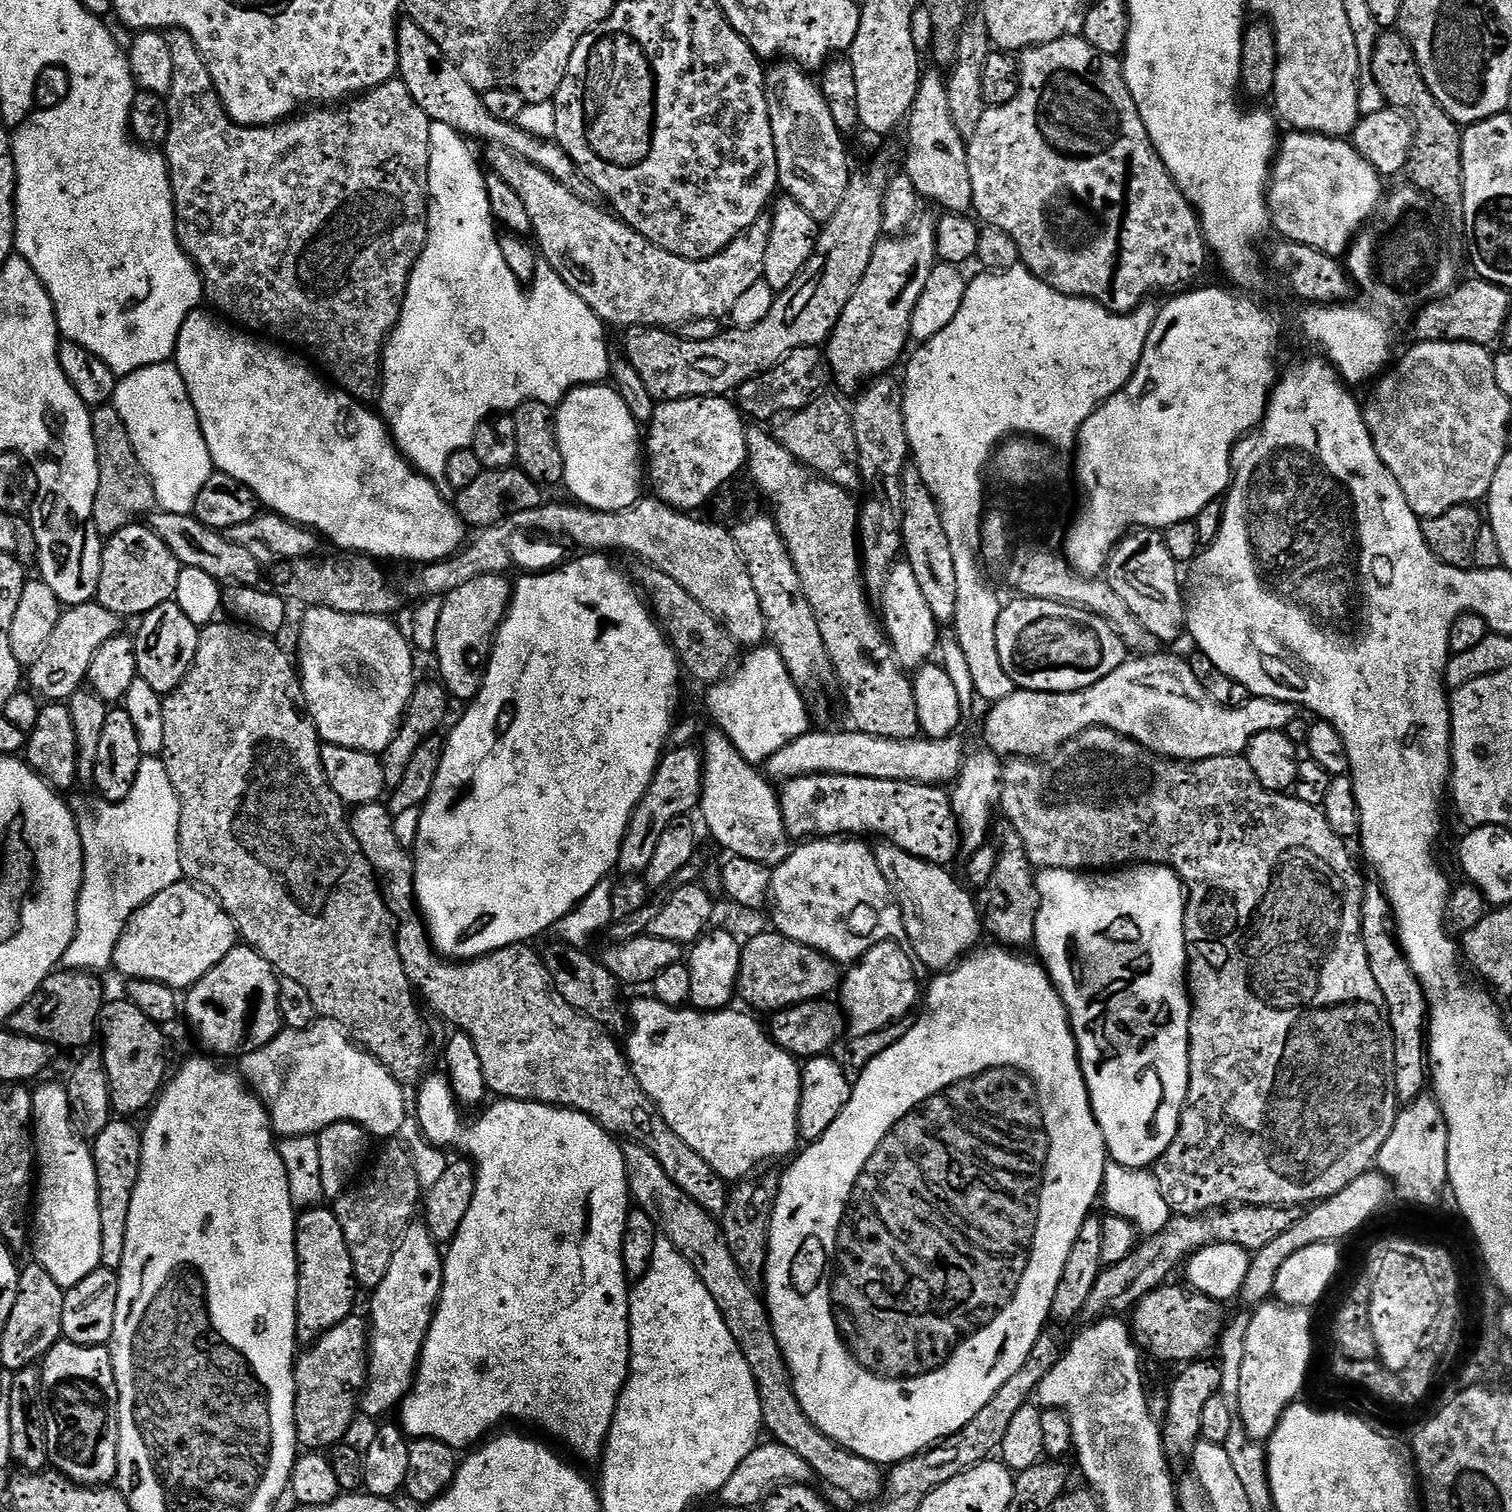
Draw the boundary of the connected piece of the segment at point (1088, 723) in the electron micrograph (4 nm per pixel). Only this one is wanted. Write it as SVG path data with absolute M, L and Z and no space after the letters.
M1140 654L1135 658L1125 660L1122 666L1118 666L1118 670L1114 670L1110 674L1106 674L1106 678L1102 678L1098 682L1094 682L1094 686L1083 688L1077 692L1026 692L1017 690L1011 692L1006 698L995 701L991 705L992 708L988 712L988 717L984 720L984 740L989 749L995 752L1001 758L1044 758L1049 754L1061 748L1067 740L1073 740L1078 734L1082 734L1091 728L1109 728L1123 736L1129 736L1135 744L1141 744L1148 751L1156 753L1158 756L1165 757L1169 760L1179 760L1187 762L1189 760L1205 760L1206 758L1214 758L1215 756L1239 756L1247 753L1248 743L1258 734L1263 732L1282 732L1289 725L1290 721L1298 716L1298 709L1295 704L1287 704L1286 702L1278 702L1277 700L1267 700L1261 696L1250 698L1241 708L1227 708L1218 702L1214 702L1206 694L1206 690L1202 686L1202 682L1198 682L1198 678L1194 678L1192 667L1183 659L1179 660L1176 656L1160 656L1161 654Z

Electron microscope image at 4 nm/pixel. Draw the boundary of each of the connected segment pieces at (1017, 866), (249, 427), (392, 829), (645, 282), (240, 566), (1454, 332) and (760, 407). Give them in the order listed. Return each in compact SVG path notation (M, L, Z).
M1011 830L1005 831L1004 844L1008 849L1002 852L994 866L994 874L990 874L990 882L979 893L978 904L982 909L982 924L985 929L988 928L997 936L1001 945L1007 946L1012 950L1024 950L1024 948L1033 943L1036 939L1036 923L1038 922L1038 910L1040 909L1040 895L1036 885L1037 873L1034 871L1030 858L1024 849L1022 838Z
M194 311L186 318L186 322L182 322L182 330L178 334L176 343L174 363L185 380L186 390L192 399L198 422L201 424L202 434L205 436L206 446L209 447L209 454L212 456L212 463L219 471L230 474L230 478L238 478L238 482L250 486L257 501L267 511L276 512L290 522L301 524L304 528L311 528L323 539L325 536L330 543L344 548L340 550L348 554L363 554L373 558L385 556L388 560L413 560L416 566L423 566L434 564L437 560L446 560L460 551L465 543L466 525L464 521L456 515L455 507L450 503L449 497L447 500L440 493L441 489L437 485L427 480L408 463L407 458L396 447L383 416L377 414L373 409L372 413L368 409L371 407L365 406L344 389L333 386L327 379L320 380L321 373L311 363L303 364L298 357L291 356L291 354L296 354L289 351L287 347L276 342L269 342L259 335L249 334L247 331L225 322L219 315L213 314L211 311L208 311L209 313L204 311Z
M377 802L375 804L359 805L351 813L350 823L352 825L352 833L358 842L358 846L362 850L362 854L366 854L366 858L370 862L372 871L376 874L376 879L382 889L382 895L386 906L390 910L393 921L398 925L396 928L396 945L398 946L398 954L402 966L406 970L406 978L411 982L413 989L421 997L428 999L428 1004L440 1016L445 1016L453 1025L453 1029L465 1032L469 1038L474 1042L474 1046L478 1050L478 1058L482 1058L482 1068L486 1074L486 1082L488 1083L489 1093L495 1094L500 1098L507 1098L510 1100L533 1100L535 1104L552 1104L555 1108L573 1108L575 1112L584 1112L586 1115L592 1117L607 1130L615 1134L617 1137L623 1138L625 1141L632 1141L638 1143L646 1148L665 1167L666 1174L673 1180L684 1192L693 1199L698 1206L704 1208L711 1214L723 1213L725 1206L728 1205L728 1194L730 1191L729 1185L708 1165L705 1160L698 1154L694 1154L694 1150L690 1150L690 1146L686 1146L686 1142L682 1142L682 1138L678 1138L678 1134L674 1134L674 1130L670 1130L670 1126L666 1122L666 1118L662 1118L662 1114L656 1109L656 1104L653 1100L645 1096L642 1086L638 1082L636 1075L632 1073L632 1065L629 1064L627 1055L607 1036L605 1029L599 1022L592 1020L589 1016L585 1016L583 1012L574 1010L574 1006L570 1006L570 1002L566 1002L566 998L562 998L562 994L558 994L555 984L552 983L550 974L544 969L543 959L529 946L527 943L521 942L519 944L511 944L505 948L494 950L490 954L480 956L476 960L461 960L459 962L447 957L441 956L432 946L432 937L429 936L427 927L423 916L418 911L416 902L416 862L411 851L408 852L400 845L401 833L396 827L396 821L393 817L392 811L388 808L387 803Z
M492 146L489 149L488 164L492 167L491 171L513 188L514 194L522 198L522 203L530 213L539 255L548 259L545 260L547 267L555 270L562 282L566 282L566 286L570 286L570 290L574 290L574 294L578 294L578 298L582 298L586 306L590 306L590 310L594 310L596 317L603 320L605 325L621 324L621 329L624 330L637 326L676 330L692 320L723 321L731 317L734 305L738 303L743 292L750 290L754 282L764 278L766 246L770 242L772 225L767 215L758 217L754 226L750 226L743 236L734 238L734 242L727 244L718 254L705 260L687 260L662 250L657 244L651 244L642 234L629 228L623 220L607 211L604 213L600 206L585 204L582 198L562 186L562 182L558 182L546 170L523 160L508 148Z
M157 511L151 517L150 526L170 546L170 550L178 558L178 562L185 568L206 570L210 578L227 582L235 576L256 576L260 568L252 557L253 549L243 544L235 544L223 531L207 528L195 515L174 514Z
M1471 278L1457 283L1456 287L1440 300L1432 300L1415 313L1412 324L1412 340L1416 342L1466 342L1492 346L1501 339L1504 323L1510 315L1508 308L1509 289L1500 288L1488 280Z
M819 347L799 348L784 357L768 372L762 372L753 380L748 380L738 390L738 407L745 417L756 420L772 420L805 408L830 384L828 357Z

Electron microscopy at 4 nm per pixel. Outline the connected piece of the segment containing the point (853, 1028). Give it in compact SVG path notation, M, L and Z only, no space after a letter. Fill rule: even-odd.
M890 939L875 944L862 959L843 973L838 1003L844 1014L847 1031L853 1037L874 1034L874 1030L882 1030L882 1026L890 1026L890 1022L909 1015L915 1004L917 1007L922 988L916 985L915 967L917 965L909 949L903 943Z

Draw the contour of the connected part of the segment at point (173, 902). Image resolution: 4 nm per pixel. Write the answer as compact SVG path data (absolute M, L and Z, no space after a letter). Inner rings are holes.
M181 882L162 890L162 894L132 913L124 926L124 932L118 938L118 946L114 950L111 963L124 978L153 980L177 990L187 990L197 984L214 966L218 966L218 962L222 962L222 958L226 958L226 954L230 954L230 950L237 947L237 944L236 923L232 921L230 914L226 914L220 901L195 883Z

